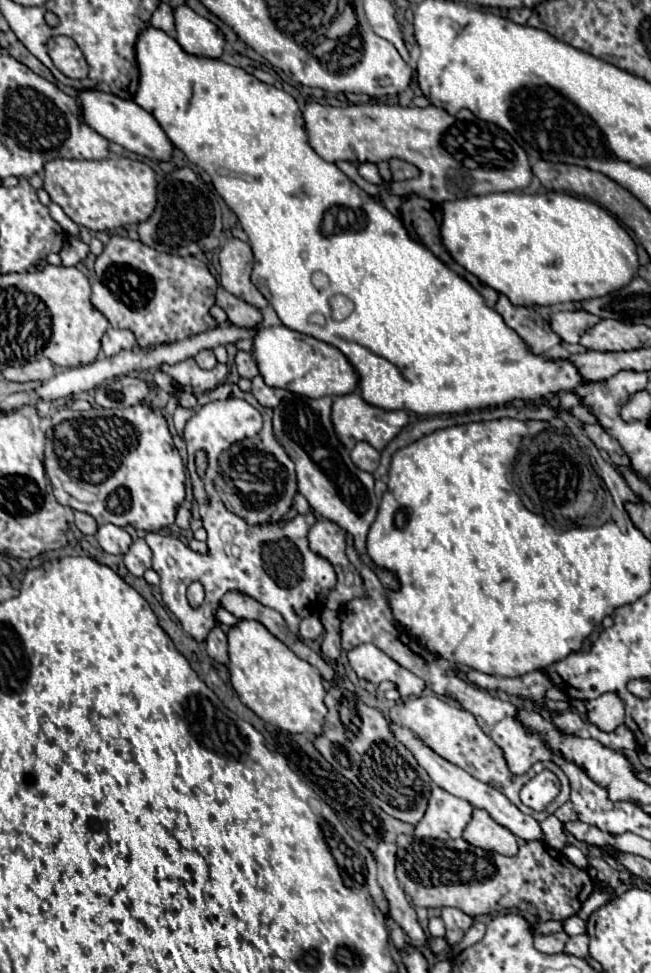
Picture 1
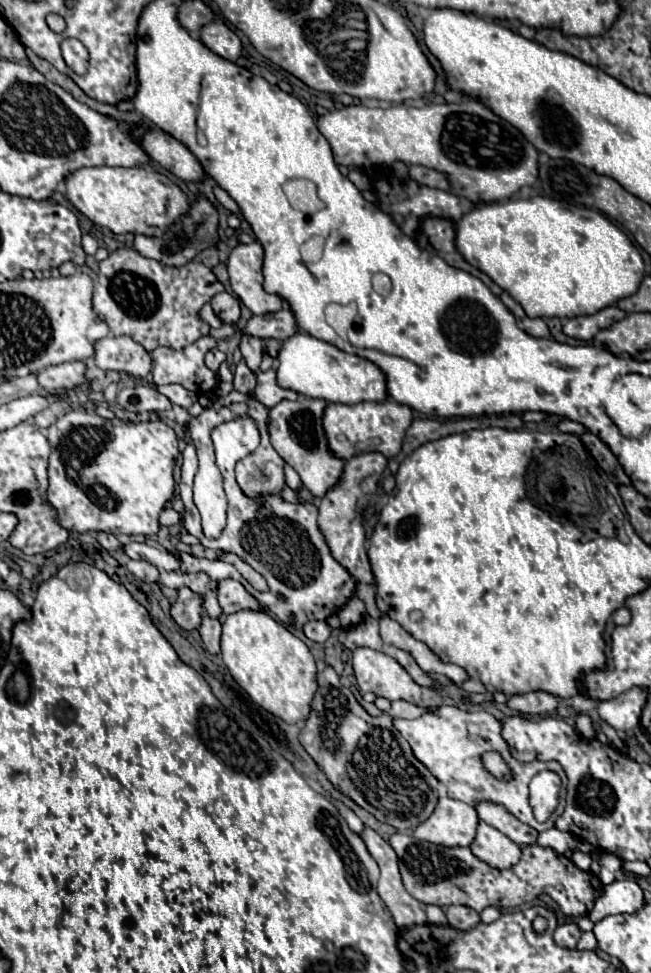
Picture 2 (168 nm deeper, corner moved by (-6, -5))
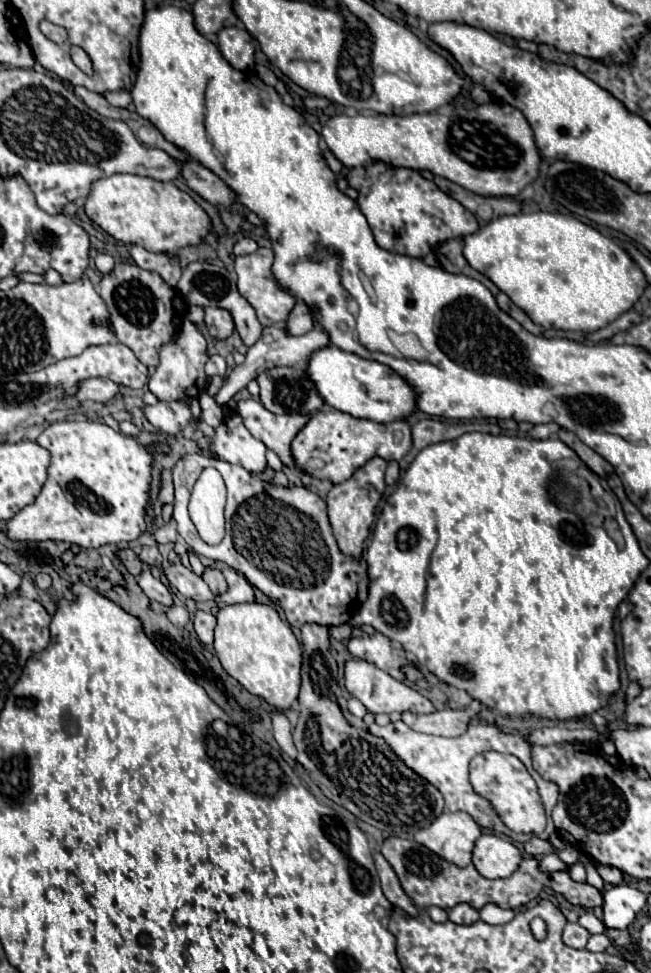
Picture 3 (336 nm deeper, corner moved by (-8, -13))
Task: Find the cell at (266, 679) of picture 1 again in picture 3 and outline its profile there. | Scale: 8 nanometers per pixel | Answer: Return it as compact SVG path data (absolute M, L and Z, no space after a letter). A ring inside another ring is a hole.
M253 601L221 607L217 611L213 647L223 669L249 693L263 697L279 711L289 709L297 701L301 681L301 645L273 605Z

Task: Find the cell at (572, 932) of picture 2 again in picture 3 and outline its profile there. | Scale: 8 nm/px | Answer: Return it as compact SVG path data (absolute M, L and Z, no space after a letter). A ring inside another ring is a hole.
M567 923L563 929L563 943L573 949L583 949L587 945L589 937L591 937L591 933L587 929L583 929L579 923Z

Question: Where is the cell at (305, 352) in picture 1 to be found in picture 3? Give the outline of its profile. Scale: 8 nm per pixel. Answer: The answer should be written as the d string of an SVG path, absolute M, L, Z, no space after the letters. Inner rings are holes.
M335 345L315 351L309 361L307 373L311 381L315 381L315 387L319 389L319 395L327 405L353 417L391 423L397 419L407 419L417 409L417 391L391 367L363 359L355 353L347 353Z

